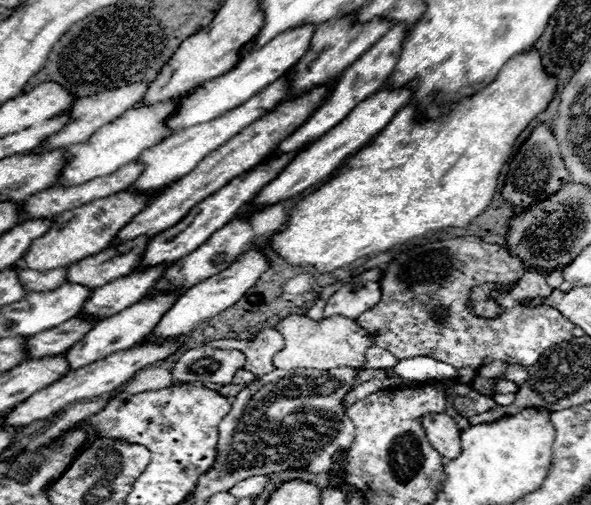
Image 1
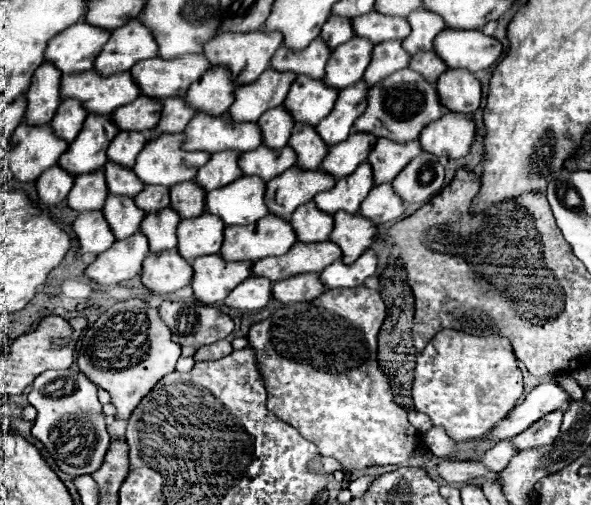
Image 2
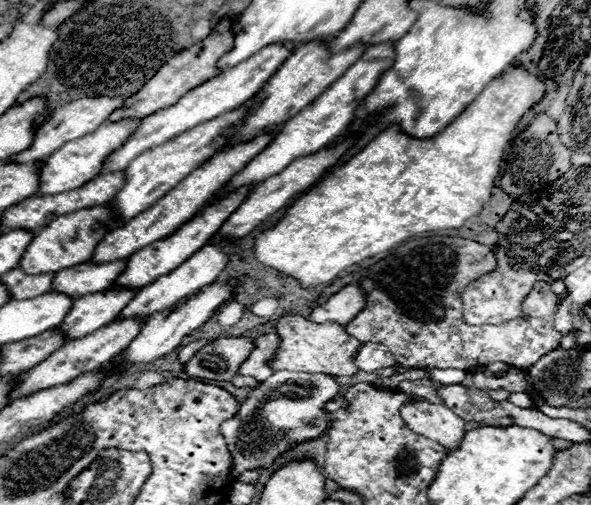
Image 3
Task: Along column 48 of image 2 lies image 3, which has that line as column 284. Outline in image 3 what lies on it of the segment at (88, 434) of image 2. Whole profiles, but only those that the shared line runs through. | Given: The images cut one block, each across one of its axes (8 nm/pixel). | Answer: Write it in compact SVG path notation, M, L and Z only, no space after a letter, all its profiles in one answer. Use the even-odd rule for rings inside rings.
M278 370L260 382L238 406L234 418L228 418L220 426L220 432L226 438L228 450L232 454L232 464L228 468L230 478L238 480L238 476L246 470L270 468L272 462L286 450L306 440L322 438L334 422L324 406L334 400L338 392L340 384L330 374Z

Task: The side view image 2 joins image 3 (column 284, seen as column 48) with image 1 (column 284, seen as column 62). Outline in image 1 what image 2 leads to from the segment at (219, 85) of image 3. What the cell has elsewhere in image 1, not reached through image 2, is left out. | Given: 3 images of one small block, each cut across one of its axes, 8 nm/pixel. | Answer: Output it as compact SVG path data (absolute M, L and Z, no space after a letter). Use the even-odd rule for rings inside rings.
M298 26L298 30L286 30L286 34L278 34L278 38L272 38L272 42L268 42L266 46L246 54L238 62L238 66L234 66L234 70L230 70L230 74L222 74L222 78L214 78L214 80L206 82L200 90L192 92L188 96L188 100L182 104L182 108L178 110L178 114L166 122L166 126L172 128L174 132L180 132L188 126L208 122L208 120L240 106L242 102L250 100L262 88L272 84L280 76L284 76L310 50L314 32L316 32L316 26Z

